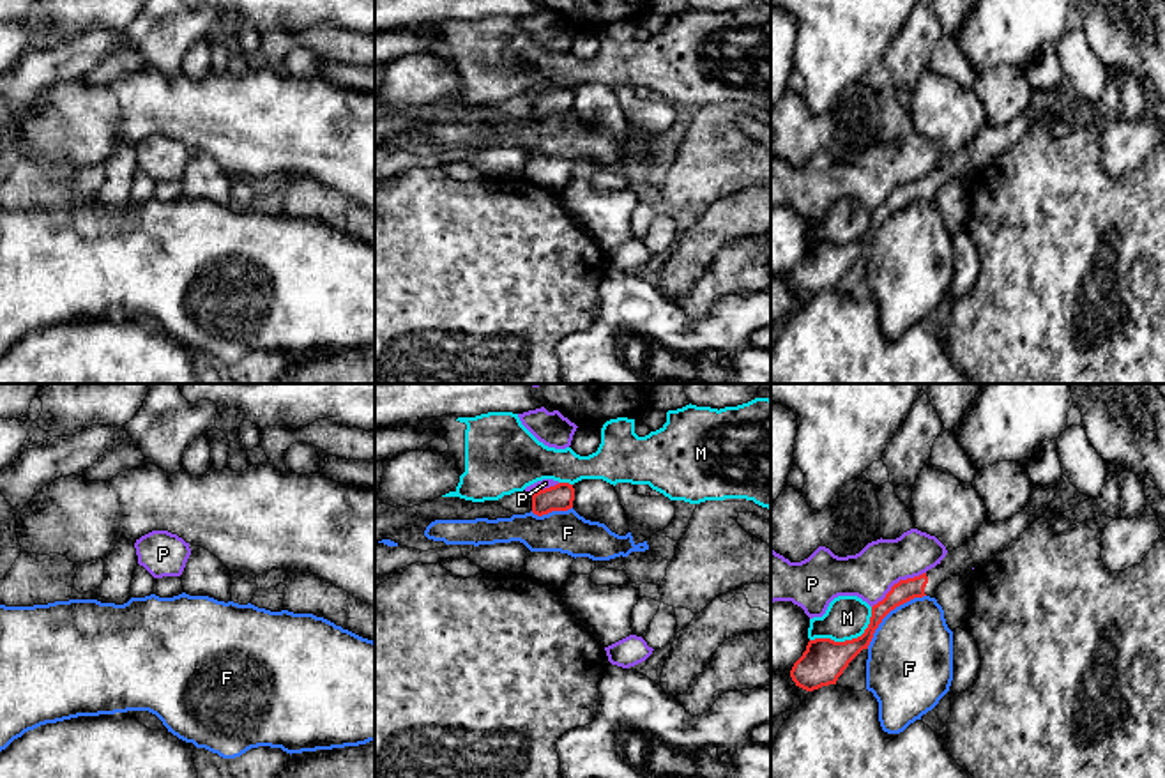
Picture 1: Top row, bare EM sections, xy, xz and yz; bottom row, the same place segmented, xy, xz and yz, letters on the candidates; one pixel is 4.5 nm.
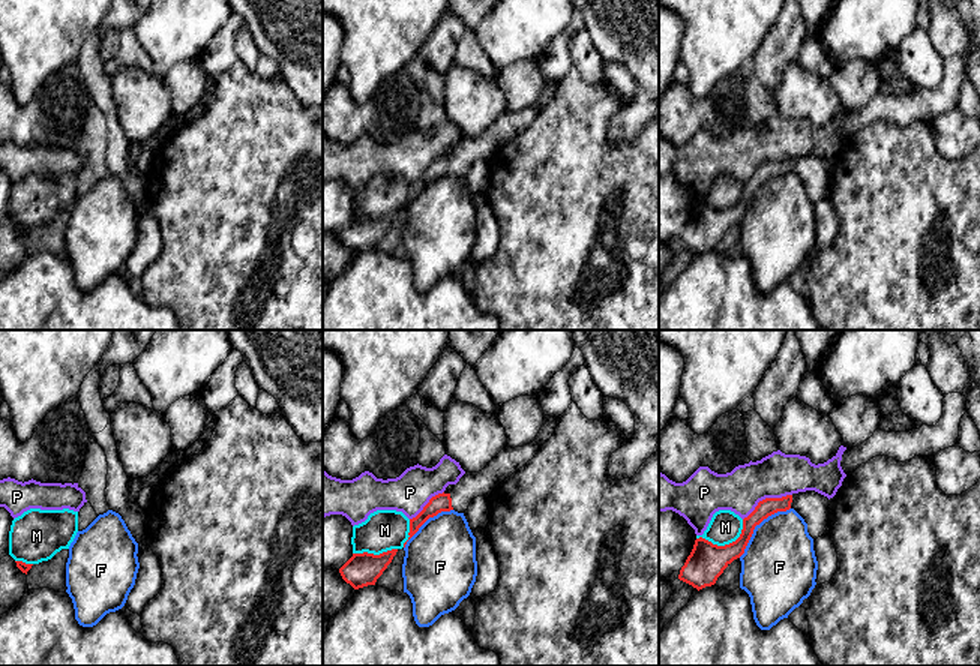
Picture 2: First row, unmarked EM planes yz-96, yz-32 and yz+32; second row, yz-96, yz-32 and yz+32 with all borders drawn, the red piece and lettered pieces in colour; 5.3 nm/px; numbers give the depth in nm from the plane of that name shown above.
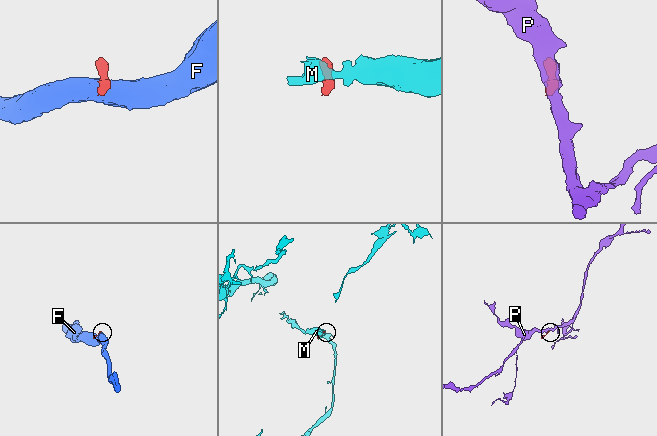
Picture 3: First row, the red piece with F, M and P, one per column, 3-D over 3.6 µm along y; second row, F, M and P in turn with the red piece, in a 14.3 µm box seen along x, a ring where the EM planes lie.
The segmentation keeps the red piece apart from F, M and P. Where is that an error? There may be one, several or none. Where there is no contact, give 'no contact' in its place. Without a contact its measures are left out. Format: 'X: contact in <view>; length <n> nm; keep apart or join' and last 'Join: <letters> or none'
F: contact in yz; length 360 nm; keep apart
M: contact in yz; length 320 nm; keep apart
P: contact in yz; length 300 nm; keep apart
Join: none

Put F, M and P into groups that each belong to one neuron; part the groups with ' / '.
F / M / P

